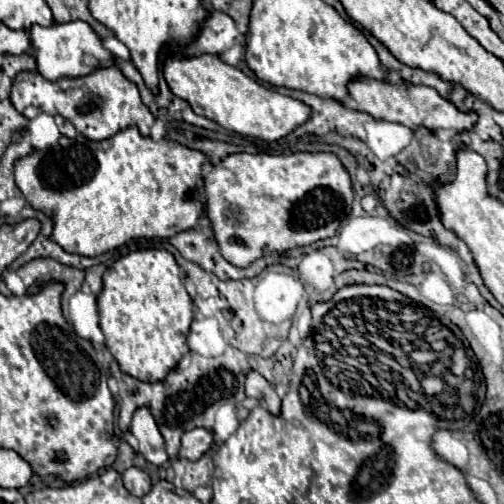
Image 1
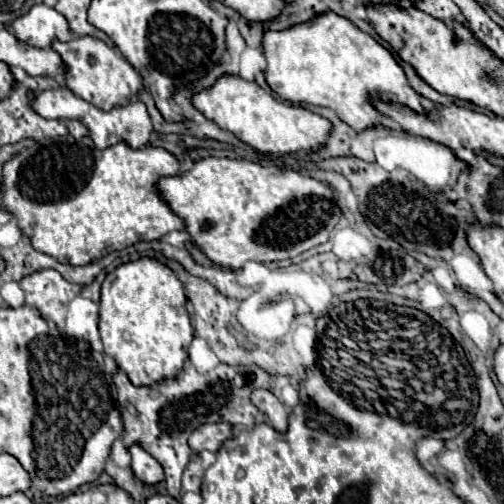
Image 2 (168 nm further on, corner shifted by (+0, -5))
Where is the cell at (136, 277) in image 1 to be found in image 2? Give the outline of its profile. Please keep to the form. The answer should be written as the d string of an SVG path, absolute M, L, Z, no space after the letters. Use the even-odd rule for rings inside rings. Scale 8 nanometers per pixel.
M143 257L129 261L113 269L101 285L101 311L99 311L99 333L105 353L115 359L117 367L127 373L129 381L137 387L153 385L157 381L175 377L187 359L187 349L193 339L193 325L185 309L187 297L177 275L161 261Z

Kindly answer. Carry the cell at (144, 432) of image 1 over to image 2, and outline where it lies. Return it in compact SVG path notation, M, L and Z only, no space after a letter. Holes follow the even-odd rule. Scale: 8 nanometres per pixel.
M137 443L129 447L129 453L133 457L131 459L131 469L133 469L133 473L135 473L137 479L141 479L147 485L153 485L153 483L163 481L163 477L165 477L163 467L161 467L161 463L151 453L147 453Z

